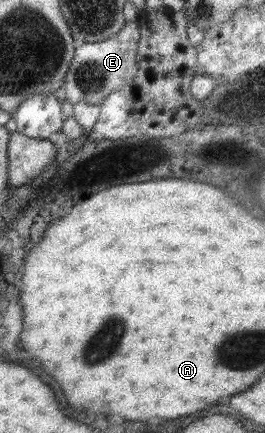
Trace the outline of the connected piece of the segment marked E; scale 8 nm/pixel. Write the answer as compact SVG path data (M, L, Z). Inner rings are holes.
M126 21L123 28L107 40L77 46L73 64L65 77L66 99L73 105L81 101L97 105L109 94L129 85L137 73L137 47L140 38L138 21Z

